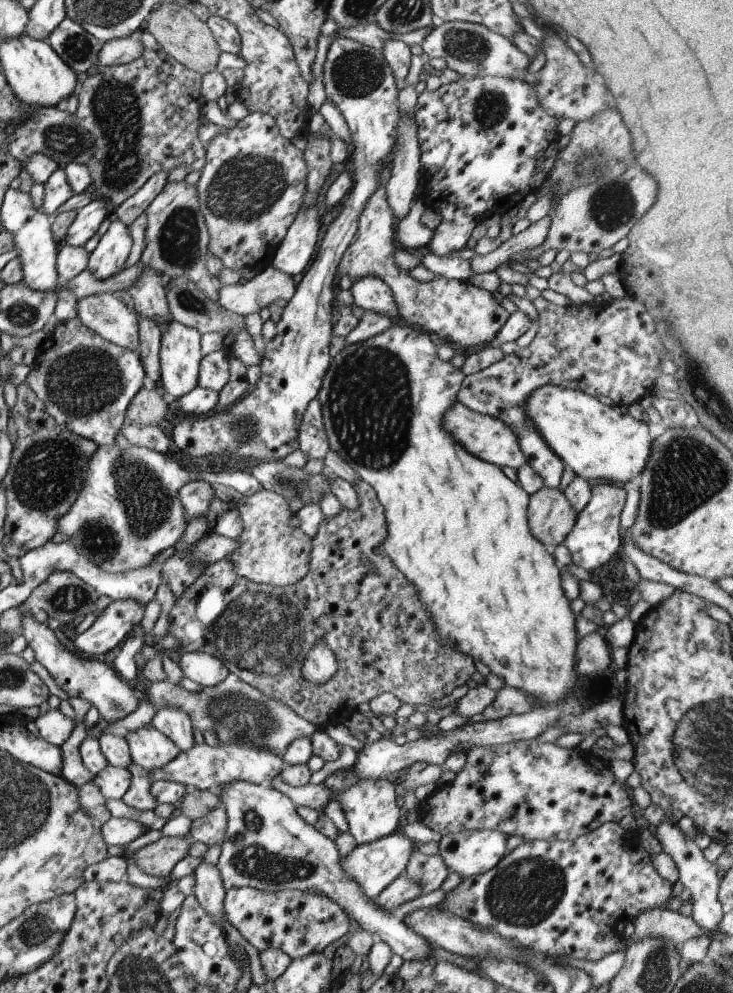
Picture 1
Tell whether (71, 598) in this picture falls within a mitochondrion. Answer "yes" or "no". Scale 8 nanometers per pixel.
yes

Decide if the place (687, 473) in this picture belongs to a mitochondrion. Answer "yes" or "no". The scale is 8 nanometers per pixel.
yes

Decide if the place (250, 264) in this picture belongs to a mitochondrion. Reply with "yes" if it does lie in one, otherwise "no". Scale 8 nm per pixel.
no

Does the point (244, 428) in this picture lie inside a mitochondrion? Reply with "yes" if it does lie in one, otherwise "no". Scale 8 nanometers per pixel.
yes

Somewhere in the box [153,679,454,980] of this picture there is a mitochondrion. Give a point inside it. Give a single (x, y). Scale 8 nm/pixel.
(259, 857)

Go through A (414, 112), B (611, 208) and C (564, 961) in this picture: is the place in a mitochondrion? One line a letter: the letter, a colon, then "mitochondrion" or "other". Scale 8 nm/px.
A: other
B: mitochondrion
C: other

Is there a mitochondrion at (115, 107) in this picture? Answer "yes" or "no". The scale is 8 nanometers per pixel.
yes

